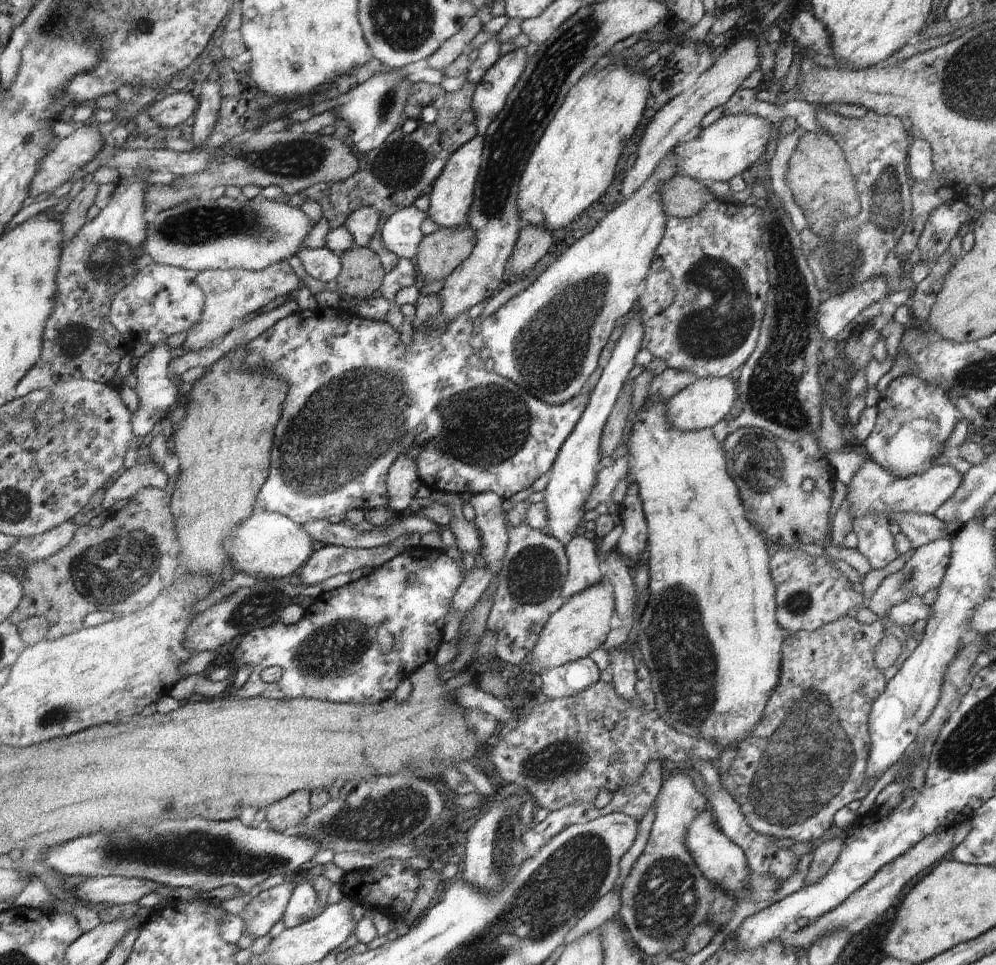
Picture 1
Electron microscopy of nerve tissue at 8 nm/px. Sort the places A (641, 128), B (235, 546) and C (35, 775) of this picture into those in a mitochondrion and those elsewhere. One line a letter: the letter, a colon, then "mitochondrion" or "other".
A: other
B: other
C: other

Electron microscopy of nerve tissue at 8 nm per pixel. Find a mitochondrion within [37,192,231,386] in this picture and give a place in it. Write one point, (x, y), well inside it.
(110, 261)

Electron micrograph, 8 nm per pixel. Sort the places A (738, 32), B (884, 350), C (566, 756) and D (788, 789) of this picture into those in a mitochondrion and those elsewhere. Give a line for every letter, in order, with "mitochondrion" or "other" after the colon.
A: other
B: other
C: mitochondrion
D: mitochondrion

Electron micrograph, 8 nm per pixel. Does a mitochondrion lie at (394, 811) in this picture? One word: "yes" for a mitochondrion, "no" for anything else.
yes

